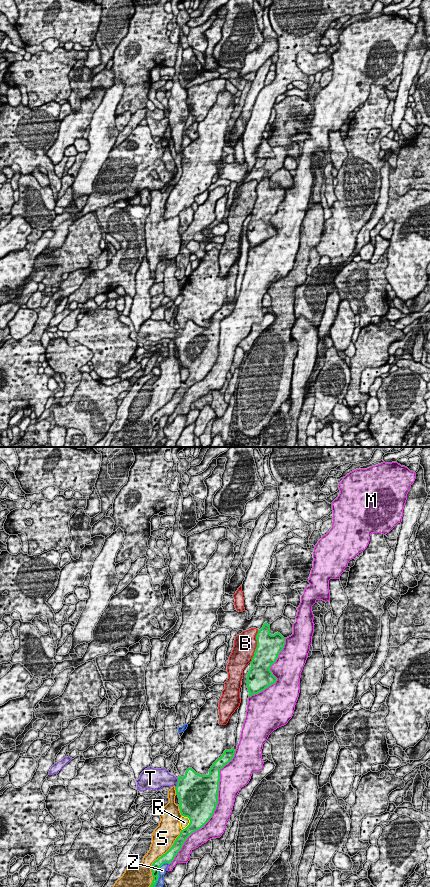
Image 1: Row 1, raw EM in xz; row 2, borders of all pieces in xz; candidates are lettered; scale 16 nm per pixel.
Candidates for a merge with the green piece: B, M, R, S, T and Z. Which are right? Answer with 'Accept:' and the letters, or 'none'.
Accept: T

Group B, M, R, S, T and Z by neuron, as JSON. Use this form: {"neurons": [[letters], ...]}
{"neurons": [["B"], ["M"], ["R"], ["S"], ["T"], ["Z"]]}

